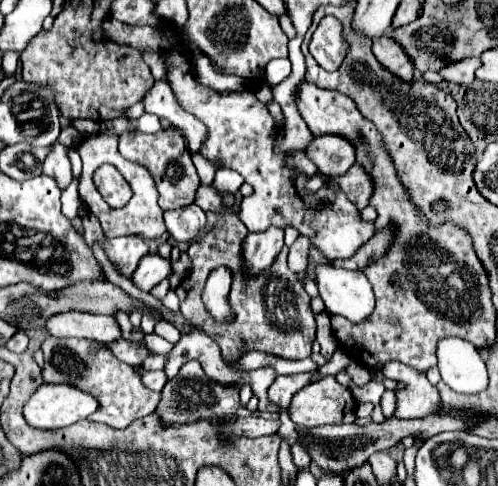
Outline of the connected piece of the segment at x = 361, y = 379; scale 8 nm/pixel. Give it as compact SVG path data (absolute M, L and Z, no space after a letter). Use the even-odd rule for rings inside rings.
M353 362L345 371L356 385L365 385L371 380L369 370L357 362Z

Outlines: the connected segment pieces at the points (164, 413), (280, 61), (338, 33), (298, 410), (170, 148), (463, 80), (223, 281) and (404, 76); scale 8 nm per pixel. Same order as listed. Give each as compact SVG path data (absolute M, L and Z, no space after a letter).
M192 360L186 362L180 372L170 378L162 392L160 392L160 402L156 408L156 414L160 416L160 422L164 426L172 426L172 424L190 424L196 420L212 420L212 422L220 422L220 428L224 432L224 436L228 440L234 440L236 436L268 436L268 434L276 434L280 422L272 422L272 420L264 420L264 418L238 418L238 386L222 386L214 380L210 380L202 366Z
M276 58L276 60L270 60L268 62L266 72L264 72L264 78L266 78L268 84L278 84L288 74L290 74L290 60L288 58Z
M334 16L322 18L312 35L309 51L324 70L336 70L346 54L342 24Z
M326 376L296 392L290 408L290 418L294 423L307 428L348 424L356 420L356 402L334 376Z
M166 128L166 130L160 130L156 134L122 134L120 154L126 160L144 166L152 174L156 188L158 188L158 194L160 194L158 204L162 210L180 208L180 206L194 202L196 190L200 186L200 178L198 178L196 168L192 164L190 150L184 142L184 136L176 128Z
M472 58L472 60L460 60L456 64L450 64L448 68L444 68L442 78L454 84L472 84L476 80L476 70L482 66L480 58Z
M218 266L214 268L210 274L208 274L208 280L206 280L206 288L204 288L204 304L210 312L210 316L214 316L216 320L220 320L220 306L224 306L224 300L230 292L230 286L232 286L232 280L234 280L234 274L230 268L226 266Z
M382 36L380 40L372 40L372 42L374 42L372 52L384 68L388 68L402 82L412 80L412 74L414 74L412 62L408 60L408 56L404 56L404 50L394 40L390 40L388 36Z

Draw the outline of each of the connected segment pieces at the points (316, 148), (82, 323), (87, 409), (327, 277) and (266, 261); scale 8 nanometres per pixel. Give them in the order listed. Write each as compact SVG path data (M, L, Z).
M342 136L314 138L306 148L306 156L318 166L324 176L344 176L356 164L356 150Z
M64 312L52 316L46 332L56 338L88 338L100 344L110 344L122 338L122 330L114 316L96 316L88 312Z
M42 384L24 406L26 422L40 430L56 430L96 412L94 396L68 384Z
M320 264L316 268L316 284L330 314L346 316L350 322L362 322L374 310L374 292L364 272Z
M268 228L260 234L246 234L242 242L244 276L254 278L270 268L284 246L284 230Z

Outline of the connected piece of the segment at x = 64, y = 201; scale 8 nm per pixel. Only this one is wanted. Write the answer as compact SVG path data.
M74 178L66 190L61 194L61 210L64 216L69 220L73 220L78 217L78 208L80 204L78 193L79 184L80 178Z

